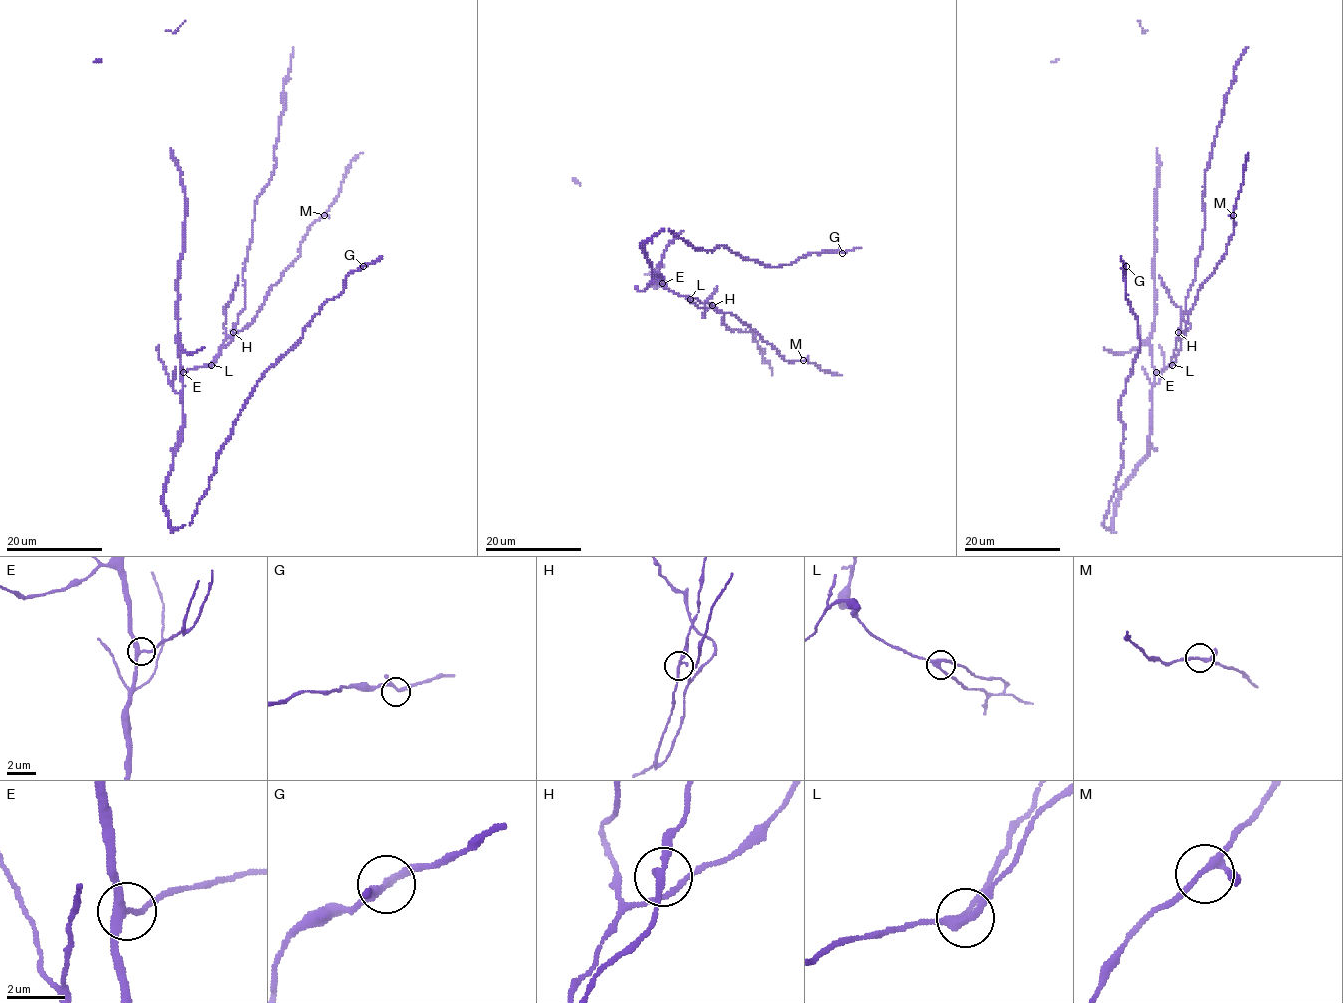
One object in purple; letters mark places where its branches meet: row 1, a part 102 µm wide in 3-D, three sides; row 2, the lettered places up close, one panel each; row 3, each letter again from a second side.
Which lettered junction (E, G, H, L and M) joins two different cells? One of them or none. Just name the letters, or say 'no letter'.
no letter

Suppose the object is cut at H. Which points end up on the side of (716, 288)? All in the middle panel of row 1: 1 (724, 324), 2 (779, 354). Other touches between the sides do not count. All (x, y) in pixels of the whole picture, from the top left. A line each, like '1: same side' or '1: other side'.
1: other side
2: same side

